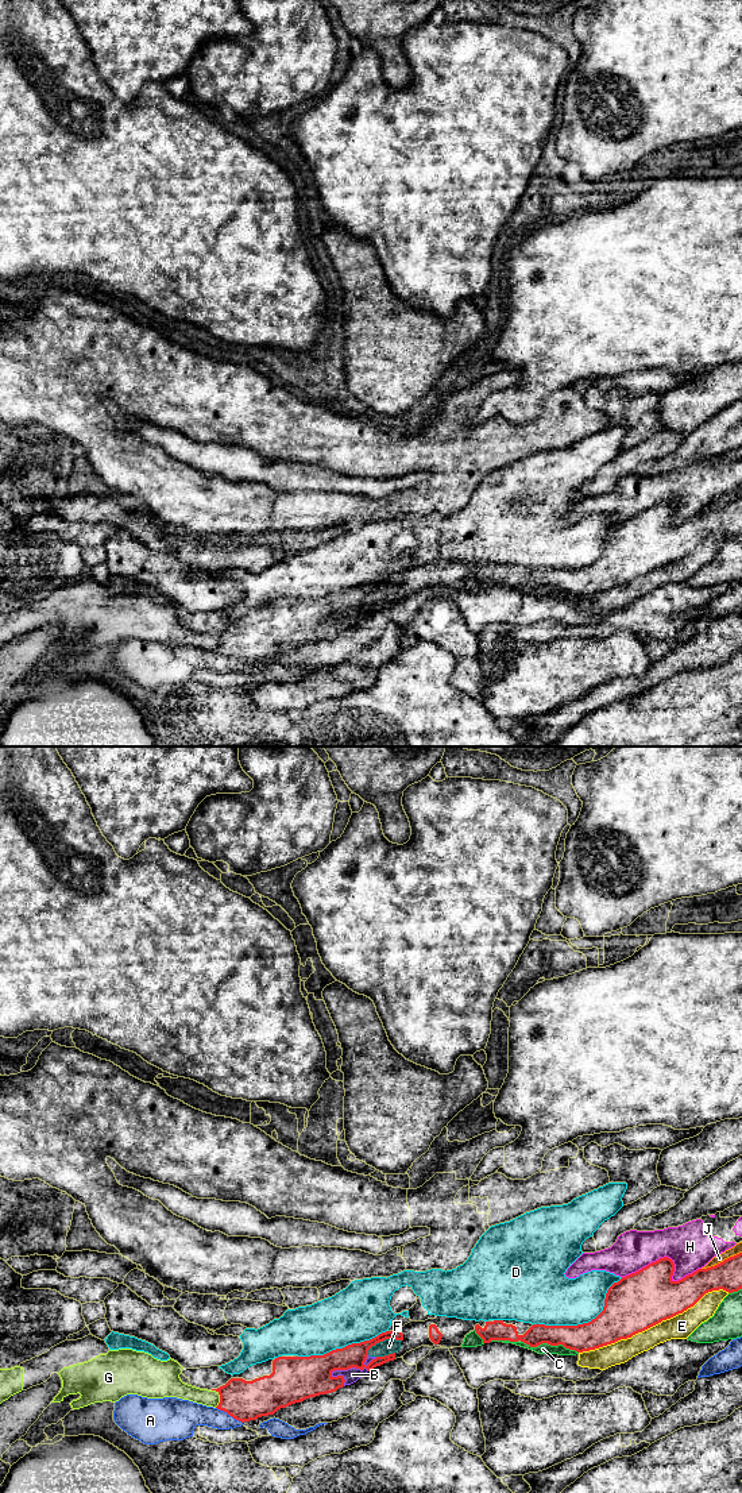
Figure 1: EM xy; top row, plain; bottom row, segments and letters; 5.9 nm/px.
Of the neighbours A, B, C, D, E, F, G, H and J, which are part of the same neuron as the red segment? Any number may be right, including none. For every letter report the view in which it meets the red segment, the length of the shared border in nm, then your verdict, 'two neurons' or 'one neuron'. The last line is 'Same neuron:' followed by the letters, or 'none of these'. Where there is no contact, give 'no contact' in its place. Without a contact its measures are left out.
A: meets red in xy; contact 190 nm long; two neurons
B: meets red in xy; contact 300 nm long; two neurons
C: meets red in xy; contact 360 nm long; two neurons
D: meets red in xy; contact 600 nm long; two neurons
E: meets red in xy; contact 950 nm long; two neurons
F: meets red in xy; contact 220 nm long; two neurons
G: meets red in xy; contact 110 nm long; two neurons
H: meets red in xy; contact 480 nm long; two neurons
J: meets red in xy; contact 260 nm long; two neurons
Same neuron: none of these

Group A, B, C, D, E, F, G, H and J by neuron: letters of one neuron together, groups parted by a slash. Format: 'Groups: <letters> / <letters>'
Groups: A / B C F / D / E / G / H / J

